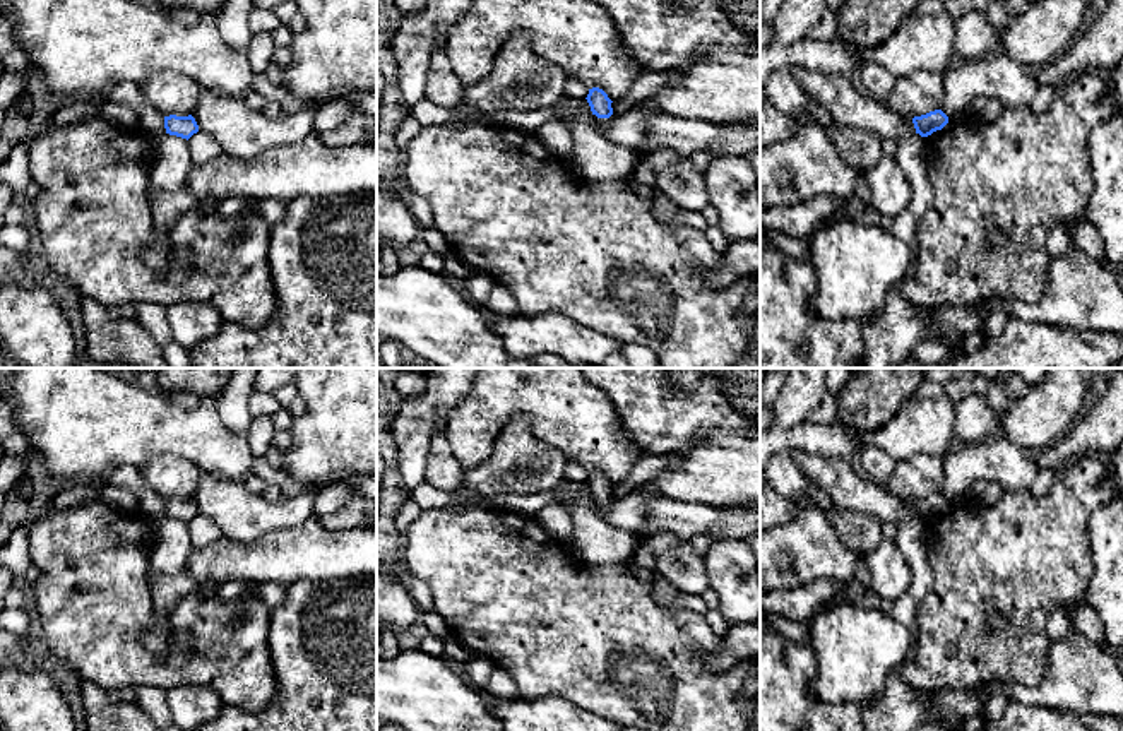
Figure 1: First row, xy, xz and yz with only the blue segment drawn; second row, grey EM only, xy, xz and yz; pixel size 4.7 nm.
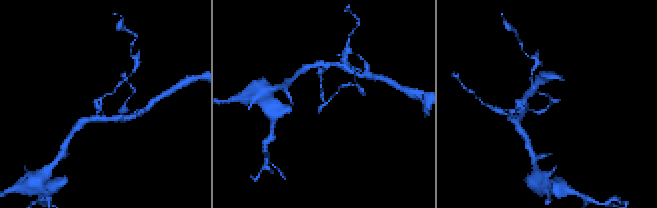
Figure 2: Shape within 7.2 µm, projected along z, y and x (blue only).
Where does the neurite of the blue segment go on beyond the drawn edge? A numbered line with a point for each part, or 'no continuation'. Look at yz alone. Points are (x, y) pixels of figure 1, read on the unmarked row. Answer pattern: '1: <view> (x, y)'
no continuation

